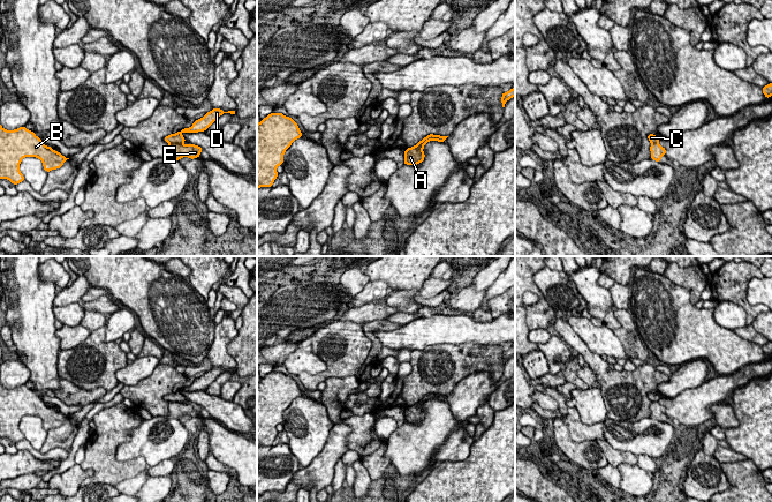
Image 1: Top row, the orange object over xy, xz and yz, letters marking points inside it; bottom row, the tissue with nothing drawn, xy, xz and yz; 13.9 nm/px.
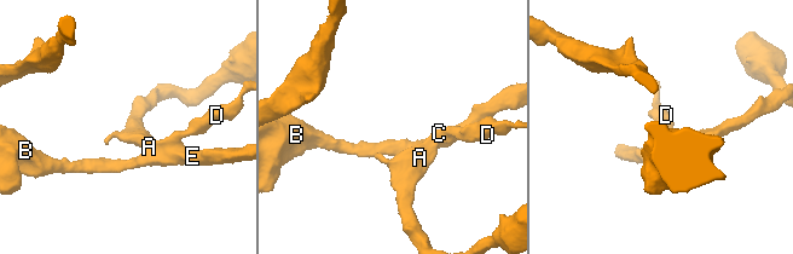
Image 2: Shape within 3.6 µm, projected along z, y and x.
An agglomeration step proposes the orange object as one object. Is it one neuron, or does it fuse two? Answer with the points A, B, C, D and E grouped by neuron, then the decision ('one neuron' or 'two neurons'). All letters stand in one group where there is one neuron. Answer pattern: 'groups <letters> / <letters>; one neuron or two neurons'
groups A C D / B E; two neurons

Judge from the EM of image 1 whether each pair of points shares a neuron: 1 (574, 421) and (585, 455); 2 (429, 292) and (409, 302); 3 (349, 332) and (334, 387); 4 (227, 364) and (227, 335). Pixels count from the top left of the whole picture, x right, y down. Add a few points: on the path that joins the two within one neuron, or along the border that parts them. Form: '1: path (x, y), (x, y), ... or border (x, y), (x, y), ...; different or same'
1: border (564, 420), (568, 434), (574, 441), (595, 441); different
2: path (423, 292), (416, 292), (411, 297); same
3: border (355, 375), (326, 377), (323, 381); different
4: path (222, 357), (222, 342); same

